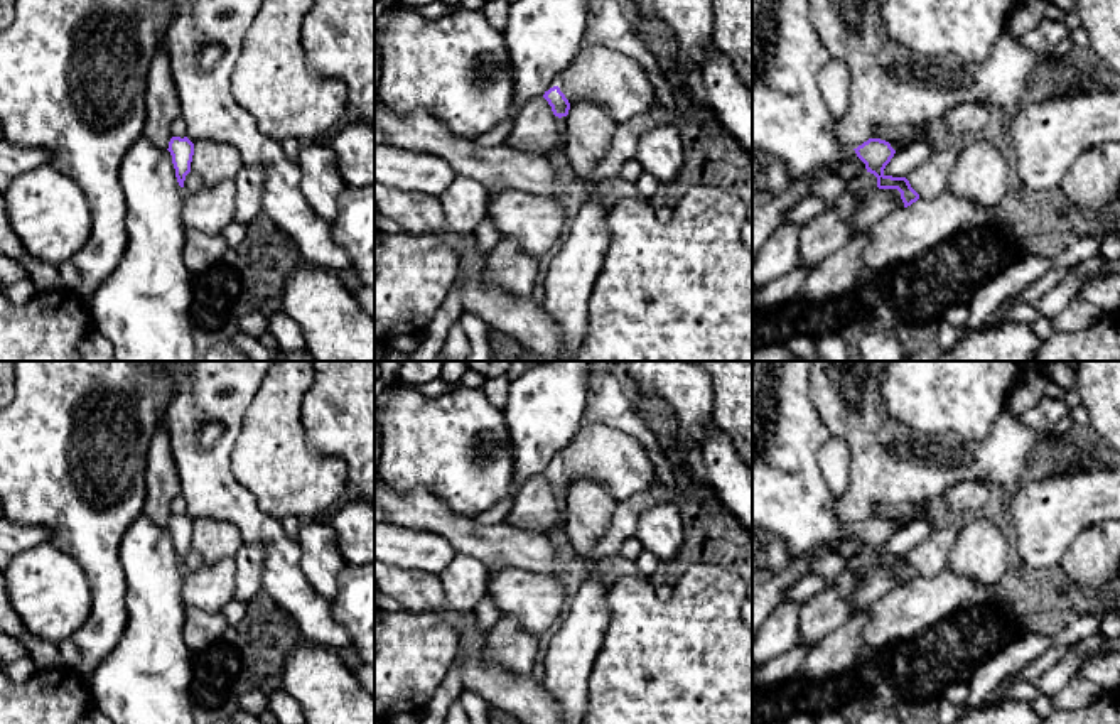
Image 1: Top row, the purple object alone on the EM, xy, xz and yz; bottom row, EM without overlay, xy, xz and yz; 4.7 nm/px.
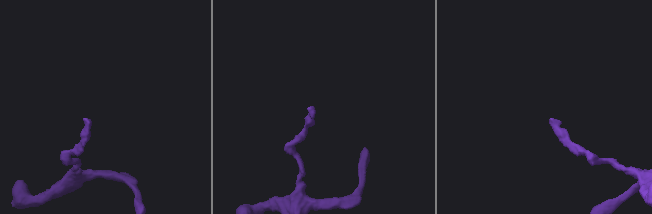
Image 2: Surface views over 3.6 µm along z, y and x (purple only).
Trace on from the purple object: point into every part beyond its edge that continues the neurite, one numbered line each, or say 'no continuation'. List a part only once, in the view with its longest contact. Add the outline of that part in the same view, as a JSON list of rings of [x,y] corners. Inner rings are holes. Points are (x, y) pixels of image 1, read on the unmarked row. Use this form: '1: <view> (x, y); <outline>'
no continuation

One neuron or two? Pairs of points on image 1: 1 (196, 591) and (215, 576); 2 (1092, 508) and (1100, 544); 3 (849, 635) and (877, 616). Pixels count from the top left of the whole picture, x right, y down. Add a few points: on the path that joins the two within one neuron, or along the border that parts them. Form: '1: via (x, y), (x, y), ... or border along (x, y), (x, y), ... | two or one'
1: via (201, 589), (210, 581) | one
2: border along (1102, 520), (1088, 525), (1068, 551) | two
3: via (856, 633), (871, 623) | one

